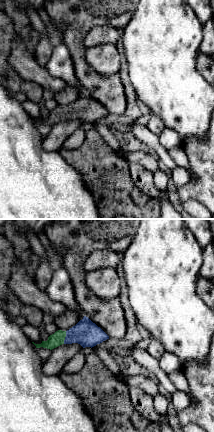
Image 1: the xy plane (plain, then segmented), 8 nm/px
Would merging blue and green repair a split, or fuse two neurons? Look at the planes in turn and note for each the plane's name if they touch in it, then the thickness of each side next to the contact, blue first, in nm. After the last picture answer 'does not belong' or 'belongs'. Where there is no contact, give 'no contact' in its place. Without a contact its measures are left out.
xy | 200/110 nm

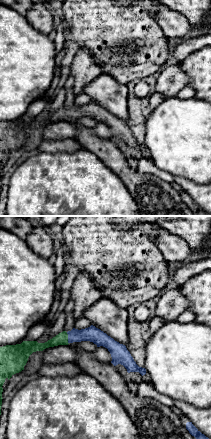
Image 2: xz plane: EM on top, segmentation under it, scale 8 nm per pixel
xz | 120/100 nm

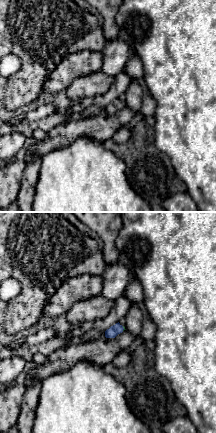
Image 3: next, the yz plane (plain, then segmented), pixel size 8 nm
yz | 90/20 nm

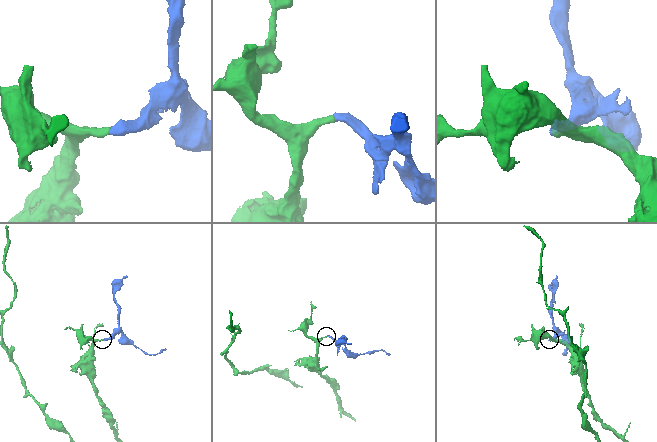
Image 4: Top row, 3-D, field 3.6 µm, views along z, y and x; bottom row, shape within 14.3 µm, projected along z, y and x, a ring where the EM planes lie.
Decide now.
belongs

